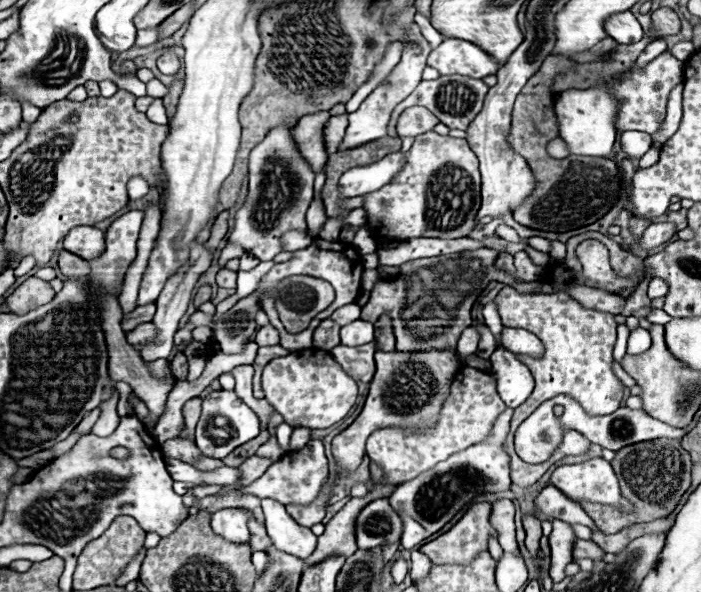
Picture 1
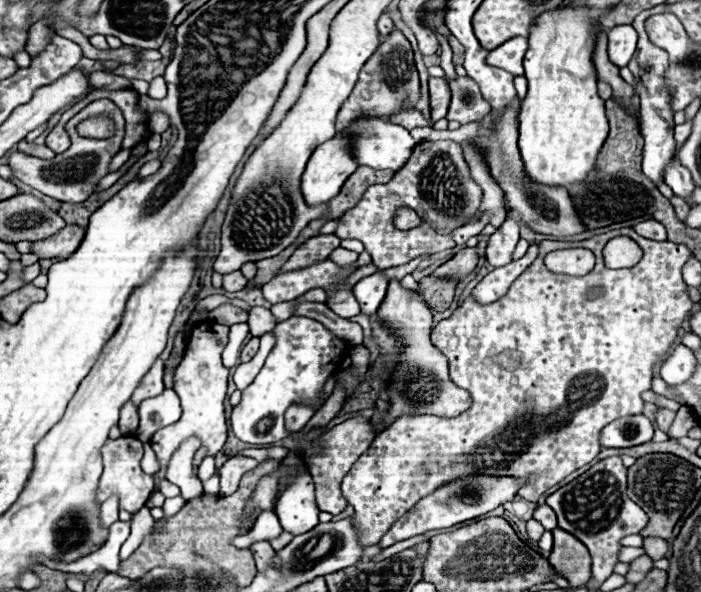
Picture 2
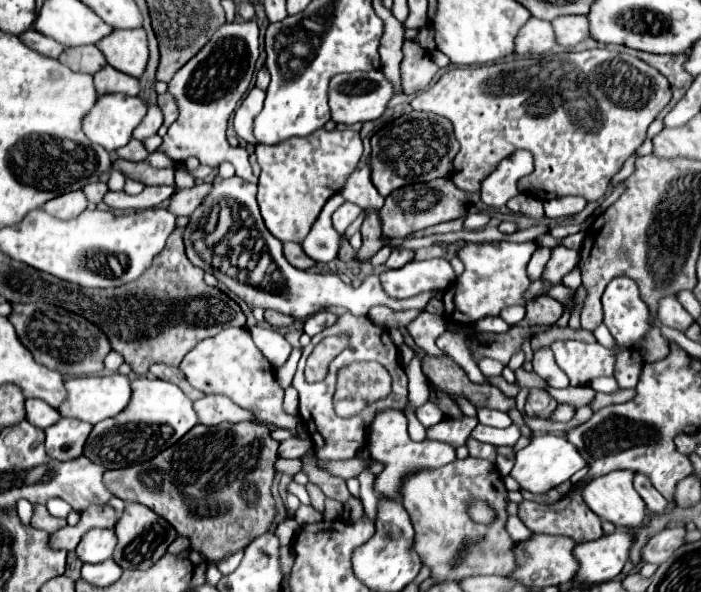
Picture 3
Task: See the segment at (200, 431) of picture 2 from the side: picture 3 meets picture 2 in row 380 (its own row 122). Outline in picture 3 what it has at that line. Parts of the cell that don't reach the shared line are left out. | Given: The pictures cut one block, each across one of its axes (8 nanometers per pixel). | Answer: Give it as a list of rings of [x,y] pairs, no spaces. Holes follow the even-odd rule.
[[[242,22],[242,24],[224,24],[220,26],[210,42],[188,60],[168,82],[168,92],[174,96],[178,104],[178,120],[168,128],[158,152],[166,154],[174,162],[184,162],[188,156],[196,156],[200,164],[218,166],[228,160],[236,168],[236,176],[246,182],[256,184],[256,176],[252,174],[248,152],[242,146],[232,148],[226,142],[226,126],[230,114],[236,110],[240,98],[250,86],[254,66],[258,58],[258,24]]]

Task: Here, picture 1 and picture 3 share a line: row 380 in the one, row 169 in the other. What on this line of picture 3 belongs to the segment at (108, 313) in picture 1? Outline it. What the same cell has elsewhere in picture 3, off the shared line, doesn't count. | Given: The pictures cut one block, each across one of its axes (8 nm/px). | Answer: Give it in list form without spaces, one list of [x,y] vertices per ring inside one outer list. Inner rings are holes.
[[[116,160],[112,164],[114,170],[120,170],[122,174],[126,174],[132,180],[138,180],[146,186],[152,184],[166,184],[166,186],[174,186],[174,168],[154,168],[150,166],[150,162],[142,160],[142,162],[128,162],[128,160]]]

